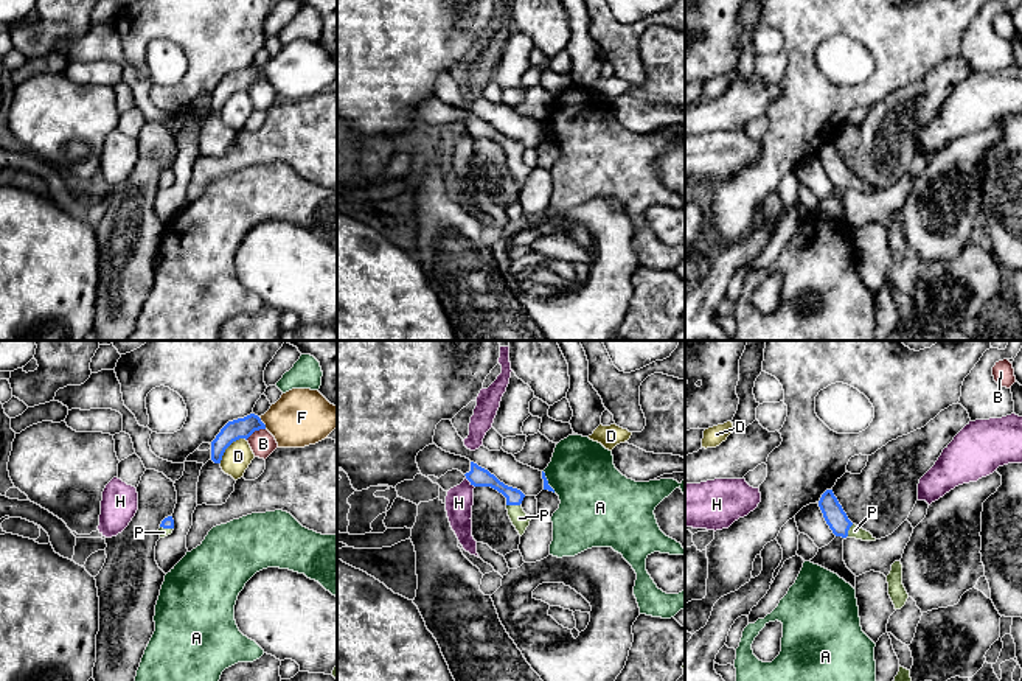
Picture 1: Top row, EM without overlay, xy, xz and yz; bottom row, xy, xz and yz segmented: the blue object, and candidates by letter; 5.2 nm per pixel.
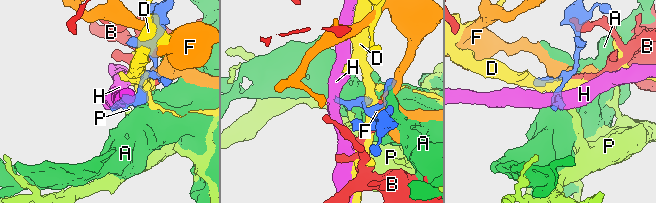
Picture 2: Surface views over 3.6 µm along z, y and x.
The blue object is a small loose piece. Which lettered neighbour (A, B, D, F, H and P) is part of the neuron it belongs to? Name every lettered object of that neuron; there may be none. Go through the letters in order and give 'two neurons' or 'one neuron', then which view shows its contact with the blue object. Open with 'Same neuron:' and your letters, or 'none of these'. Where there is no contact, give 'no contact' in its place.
Same neuron: P
A: two neurons | xz
B: two neurons | xy
D: two neurons | xy
F: two neurons | xy
H: two neurons | xz
P: one neuron | xz

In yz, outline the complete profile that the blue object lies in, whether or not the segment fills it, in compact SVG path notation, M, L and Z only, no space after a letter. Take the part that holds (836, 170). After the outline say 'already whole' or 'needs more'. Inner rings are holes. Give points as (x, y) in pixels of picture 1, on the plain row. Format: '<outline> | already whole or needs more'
M826 141L822 146L819 159L823 165L826 176L836 188L876 193L876 190L870 183L860 180L848 171L833 141Z | needs more

